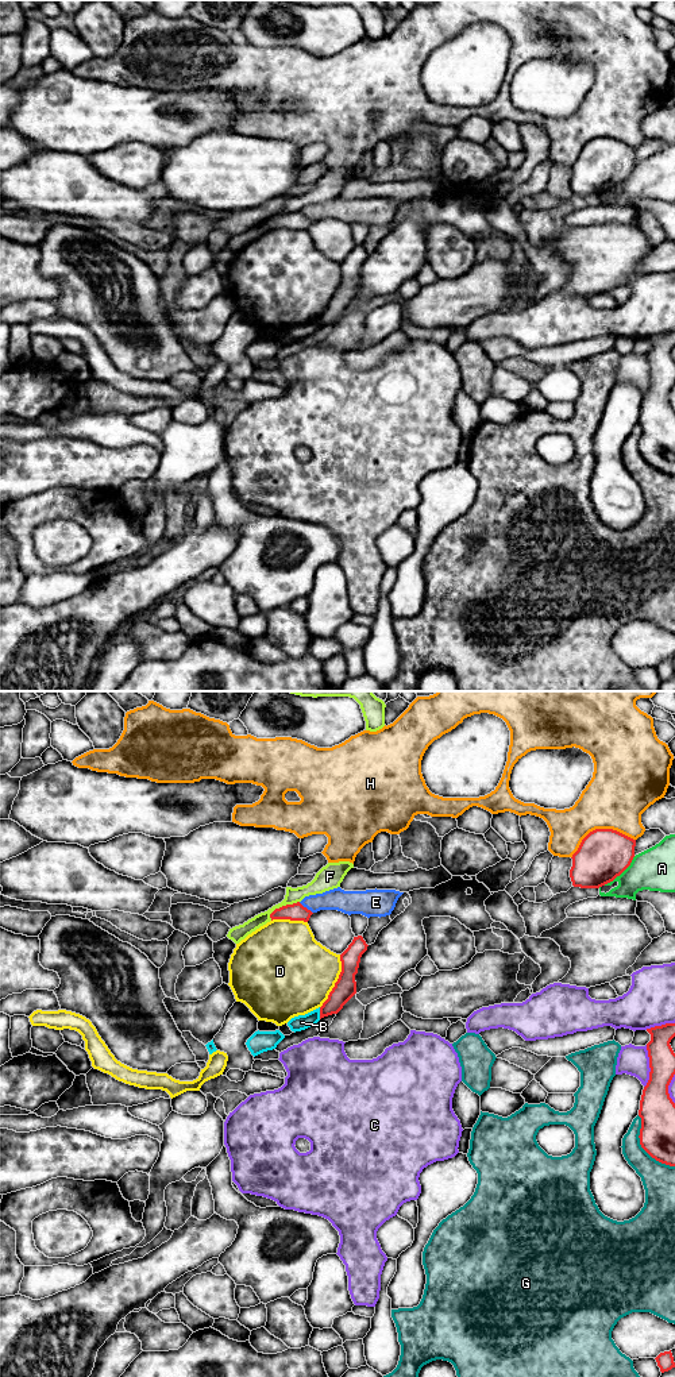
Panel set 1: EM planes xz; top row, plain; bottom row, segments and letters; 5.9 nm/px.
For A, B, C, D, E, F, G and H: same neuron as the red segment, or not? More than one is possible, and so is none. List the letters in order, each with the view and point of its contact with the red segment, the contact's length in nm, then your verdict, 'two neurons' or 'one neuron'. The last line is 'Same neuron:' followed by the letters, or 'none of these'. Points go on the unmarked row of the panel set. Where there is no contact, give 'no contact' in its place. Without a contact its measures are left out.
A: meets red in xz at (620, 182); contact 260 nm long; two neurons
B: meets red in xz at (320, 321); contact 70 nm long; two neurons
C: meets red in xz at (650, 375); contact 260 nm long; two neurons
D: meets red in xz at (336, 290); contact 340 nm long; two neurons
E: meets red in xz at (305, 216); contact 110 nm long; two neurons
F: meets red in xz at (282, 215); contact 200 nm long; two neurons
G: meets red in xz at (643, 456); contact 380 nm long; two neurons
H: meets red in xz at (600, 138); contact 400 nm long; two neurons
Same neuron: none of these

